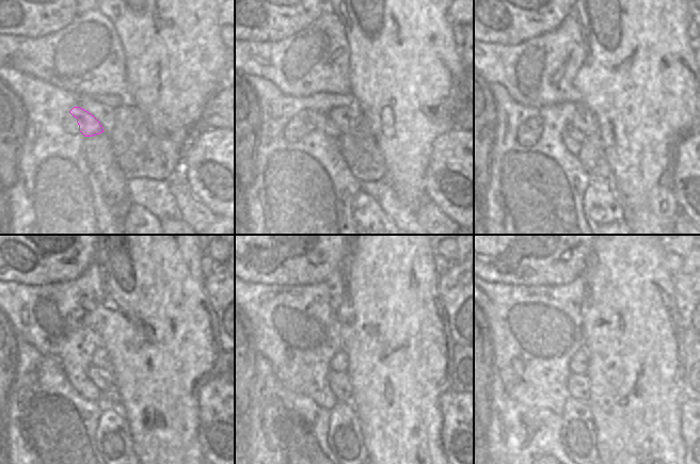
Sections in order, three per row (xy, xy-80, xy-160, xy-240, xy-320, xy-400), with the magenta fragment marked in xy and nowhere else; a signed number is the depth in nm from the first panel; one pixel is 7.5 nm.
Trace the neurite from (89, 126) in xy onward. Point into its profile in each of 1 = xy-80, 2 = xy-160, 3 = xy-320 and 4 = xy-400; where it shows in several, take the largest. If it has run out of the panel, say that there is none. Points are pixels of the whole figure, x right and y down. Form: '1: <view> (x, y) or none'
1: xy-80 (332, 130)
2: xy-160 (574, 132)
3: xy-320 (339, 381)
4: xy-400 (578, 385)

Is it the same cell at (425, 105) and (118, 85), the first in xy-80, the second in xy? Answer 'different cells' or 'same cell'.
different cells

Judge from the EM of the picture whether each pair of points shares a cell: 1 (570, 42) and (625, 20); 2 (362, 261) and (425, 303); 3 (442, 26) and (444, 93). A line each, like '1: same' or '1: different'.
1: different
2: same
3: same

